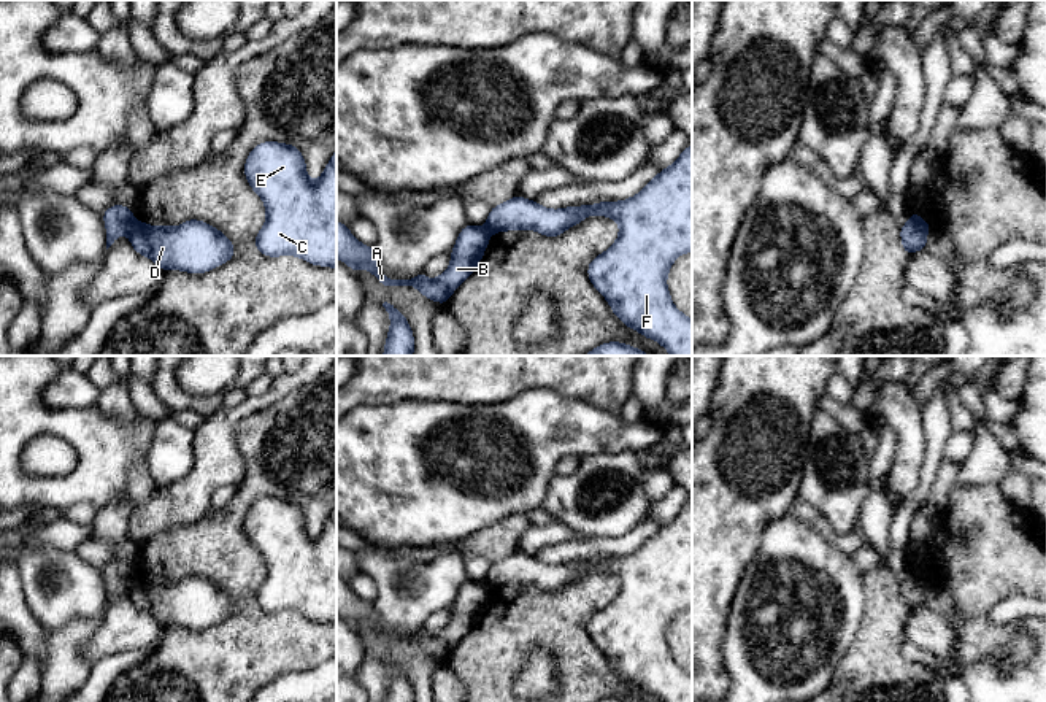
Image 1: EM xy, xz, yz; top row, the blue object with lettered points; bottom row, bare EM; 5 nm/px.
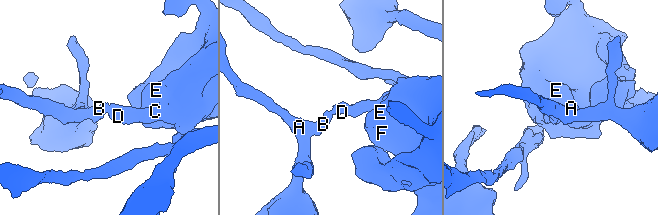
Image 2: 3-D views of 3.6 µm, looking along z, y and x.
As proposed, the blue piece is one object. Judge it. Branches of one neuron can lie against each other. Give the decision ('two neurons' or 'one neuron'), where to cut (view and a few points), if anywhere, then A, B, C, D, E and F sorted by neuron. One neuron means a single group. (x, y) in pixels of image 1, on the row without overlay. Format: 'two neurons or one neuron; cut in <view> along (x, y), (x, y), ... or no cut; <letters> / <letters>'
two neurons; cut in xy along (134, 575), (127, 588); A B / C D E F

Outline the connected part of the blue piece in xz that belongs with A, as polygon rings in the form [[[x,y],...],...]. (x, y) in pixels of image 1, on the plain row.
[[[336,577],[336,615],[348,619],[354,629],[365,624],[383,640],[414,642],[424,653],[444,661],[452,648],[475,627],[489,600],[490,588],[486,583],[467,580],[451,607],[449,623],[435,635],[429,635],[425,629],[411,635],[390,635],[378,624],[373,602],[362,600],[344,581]]]

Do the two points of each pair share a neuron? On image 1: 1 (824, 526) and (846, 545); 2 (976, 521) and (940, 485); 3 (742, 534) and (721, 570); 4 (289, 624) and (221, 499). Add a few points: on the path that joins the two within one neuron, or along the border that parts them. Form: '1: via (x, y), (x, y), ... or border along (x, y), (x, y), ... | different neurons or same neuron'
1: via (829, 531), (842, 542) | same neuron
2: border along (954, 485), (945, 510), (937, 518) | different neurons
3: via (732, 543), (721, 555), (721, 561) | same neuron
4: border along (237, 486), (232, 497), (213, 510) | different neurons

